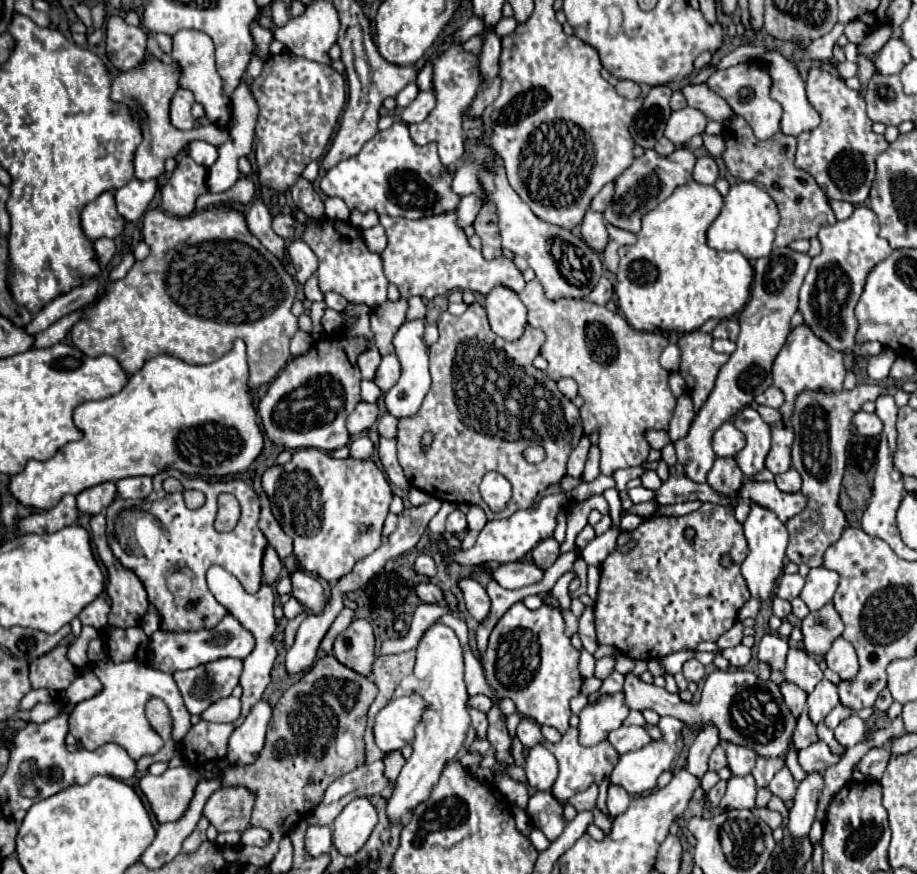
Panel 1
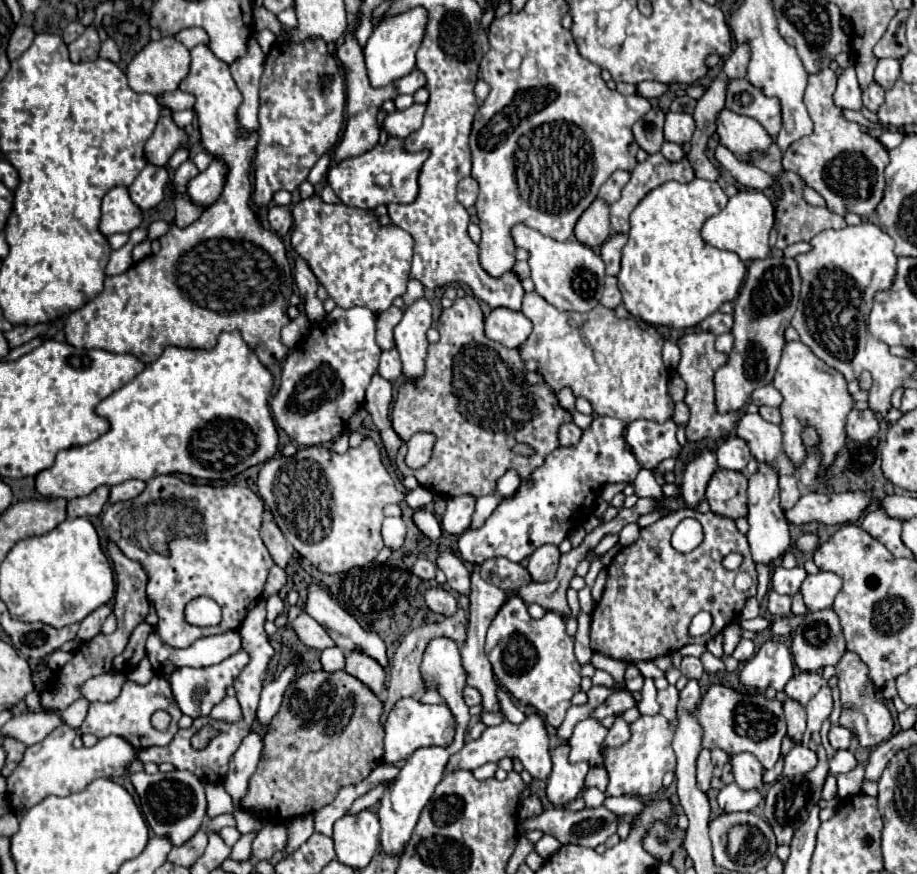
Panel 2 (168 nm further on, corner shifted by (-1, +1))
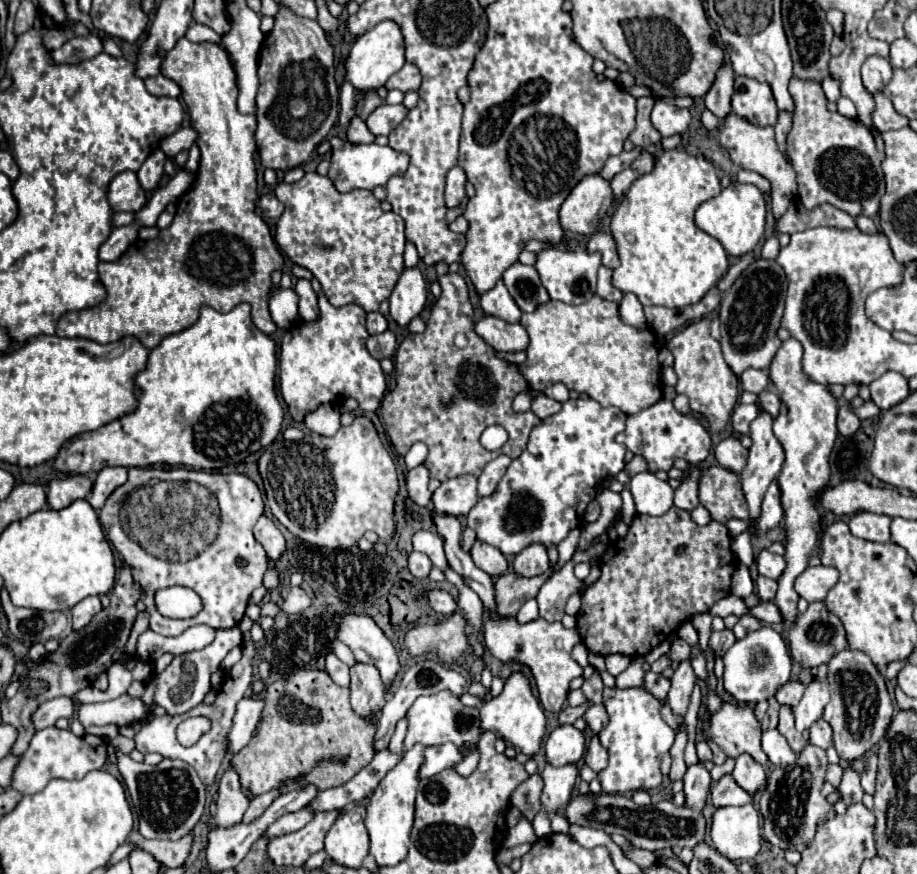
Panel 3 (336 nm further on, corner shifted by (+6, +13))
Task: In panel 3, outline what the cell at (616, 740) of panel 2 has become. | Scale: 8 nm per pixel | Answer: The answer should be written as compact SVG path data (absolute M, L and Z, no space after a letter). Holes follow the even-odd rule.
M600 704L600 706L590 706L590 708L584 712L582 718L586 720L586 724L590 726L590 730L592 730L594 734L598 734L598 732L608 724L608 714L606 714L606 710L604 710L602 704Z

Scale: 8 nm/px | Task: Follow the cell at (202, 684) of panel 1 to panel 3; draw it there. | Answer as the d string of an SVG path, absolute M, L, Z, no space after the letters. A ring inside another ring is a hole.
M238 628L218 630L214 642L210 646L206 646L206 648L202 648L198 652L188 652L188 654L182 654L182 656L174 656L174 660L166 666L166 670L156 676L154 704L162 706L166 710L166 714L170 714L170 716L178 716L178 714L190 712L208 694L208 690L210 690L210 674L214 670L218 670L220 662L224 660L224 656L234 646L240 646L240 644L242 644L242 632Z

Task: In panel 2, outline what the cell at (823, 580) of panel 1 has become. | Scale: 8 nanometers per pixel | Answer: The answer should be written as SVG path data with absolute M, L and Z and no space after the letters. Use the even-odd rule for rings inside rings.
M817 572L805 578L801 594L807 610L825 610L833 604L833 598L841 590L841 580L833 572Z

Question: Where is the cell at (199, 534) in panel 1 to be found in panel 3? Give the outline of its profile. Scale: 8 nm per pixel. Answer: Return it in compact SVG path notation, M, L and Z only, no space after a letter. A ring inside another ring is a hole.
M130 468L126 486L128 488L120 486L114 494L110 494L110 498L106 500L106 504L100 510L100 522L102 522L110 542L114 544L114 548L120 552L124 562L130 566L134 580L142 586L144 594L146 594L144 604L146 604L146 612L150 614L150 628L164 636L178 636L188 626L194 626L194 624L206 624L214 630L238 626L238 622L242 620L244 610L248 606L250 594L258 586L262 586L262 576L266 572L266 552L258 542L254 542L254 536L252 536L252 526L264 514L264 500L262 500L262 494L260 494L260 488L256 486L256 482L244 474L212 474L212 472L200 472L200 470L188 470L188 468L178 468L178 470ZM150 480L194 480L194 482L210 488L216 494L218 504L220 504L220 518L222 518L220 530L218 530L214 544L210 548L206 548L198 558L188 560L188 562L158 560L158 558L146 554L140 544L136 544L134 540L128 540L128 536L124 534L120 518L118 518L120 506L122 506L124 498L128 496L128 490L142 488ZM236 558L244 558L248 562L248 566L240 568L236 564ZM176 584L198 592L198 596L202 598L202 610L198 616L194 616L190 620L170 620L170 618L164 618L162 614L158 614L158 610L154 608L154 592L160 588L176 586Z

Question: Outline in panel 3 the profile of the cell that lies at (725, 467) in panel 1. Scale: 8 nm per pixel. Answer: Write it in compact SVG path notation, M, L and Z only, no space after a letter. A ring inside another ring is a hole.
M712 466L702 474L700 504L710 512L712 520L722 524L730 518L750 518L740 478L722 466Z

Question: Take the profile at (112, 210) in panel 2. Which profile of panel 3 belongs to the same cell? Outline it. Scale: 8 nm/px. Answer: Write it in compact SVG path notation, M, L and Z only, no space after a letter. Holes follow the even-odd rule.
M122 172L110 182L108 198L116 212L138 212L144 208L148 194L140 188L138 176L134 172Z

